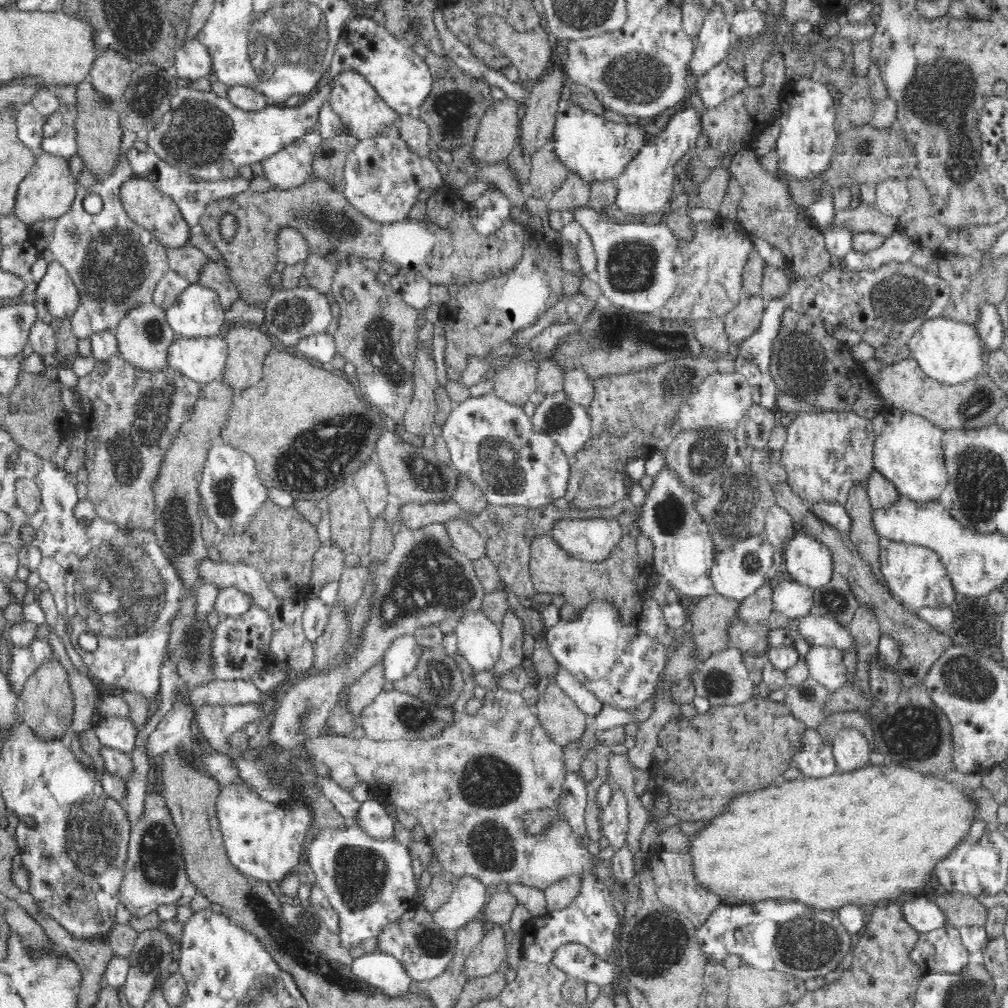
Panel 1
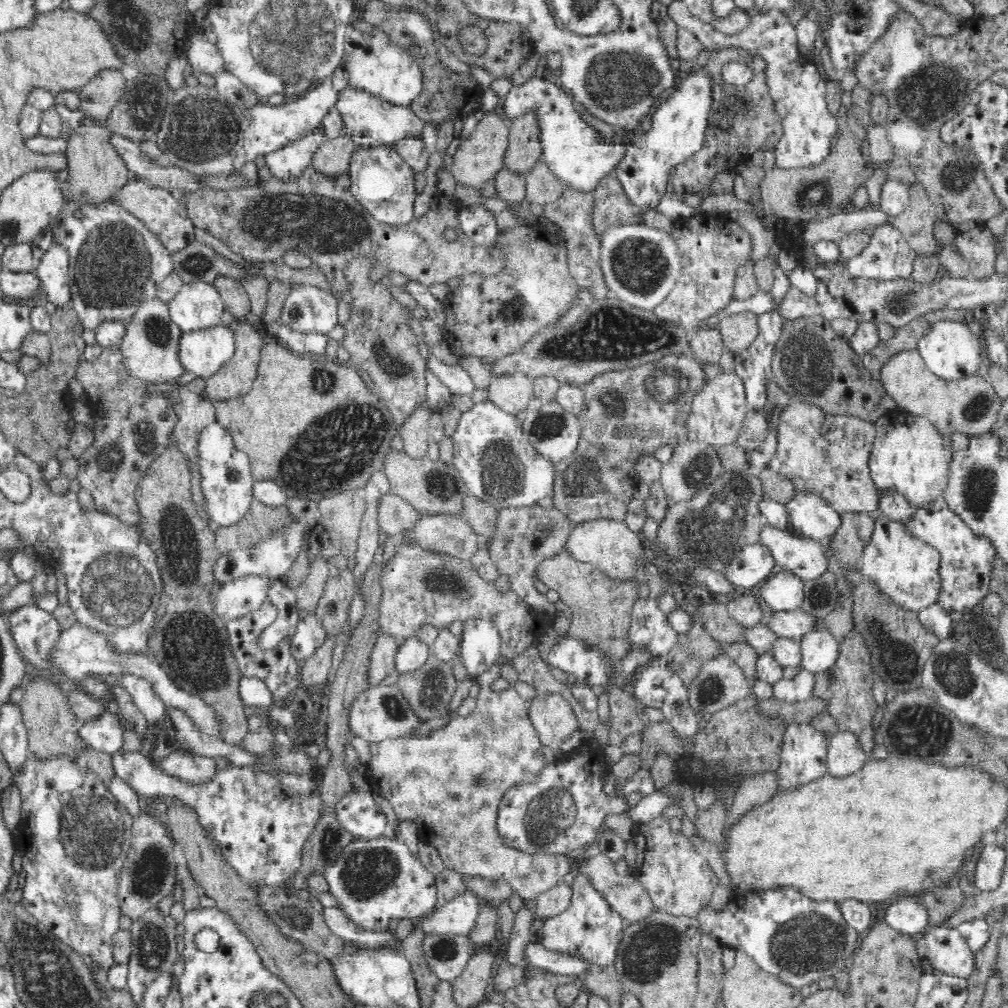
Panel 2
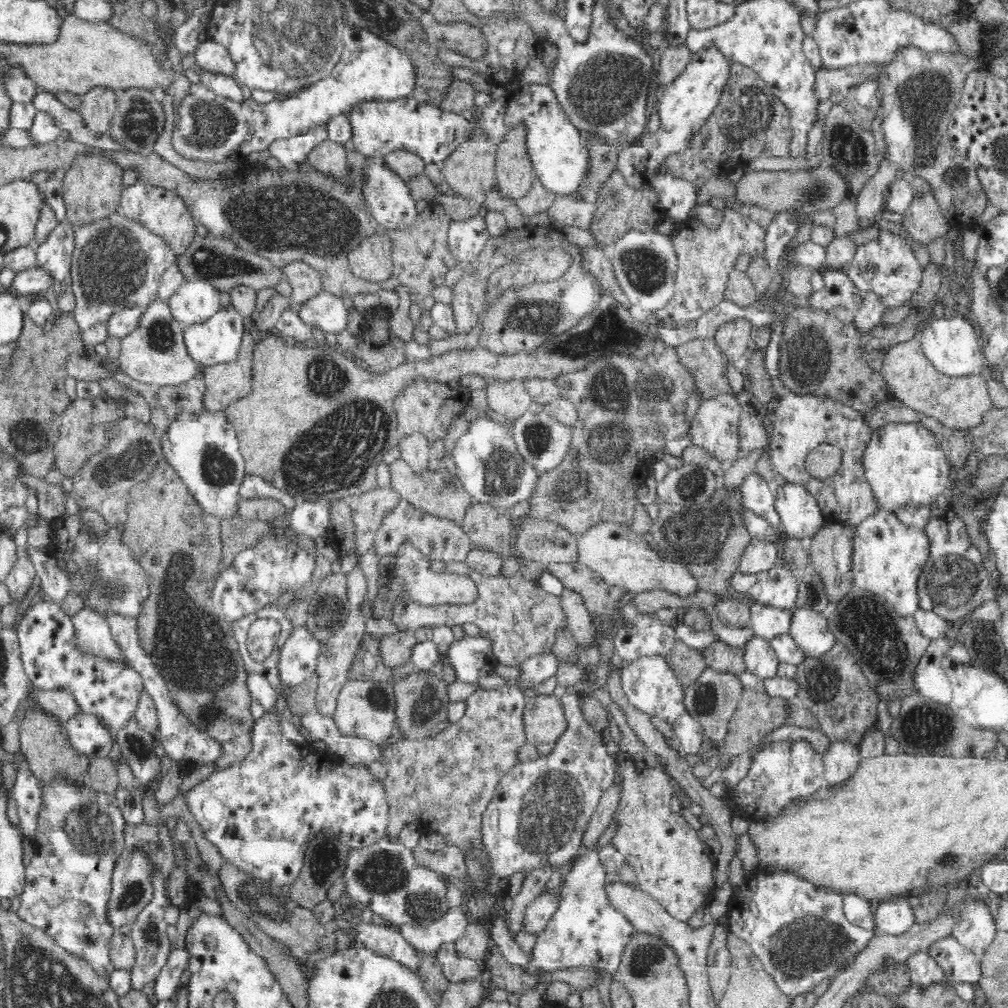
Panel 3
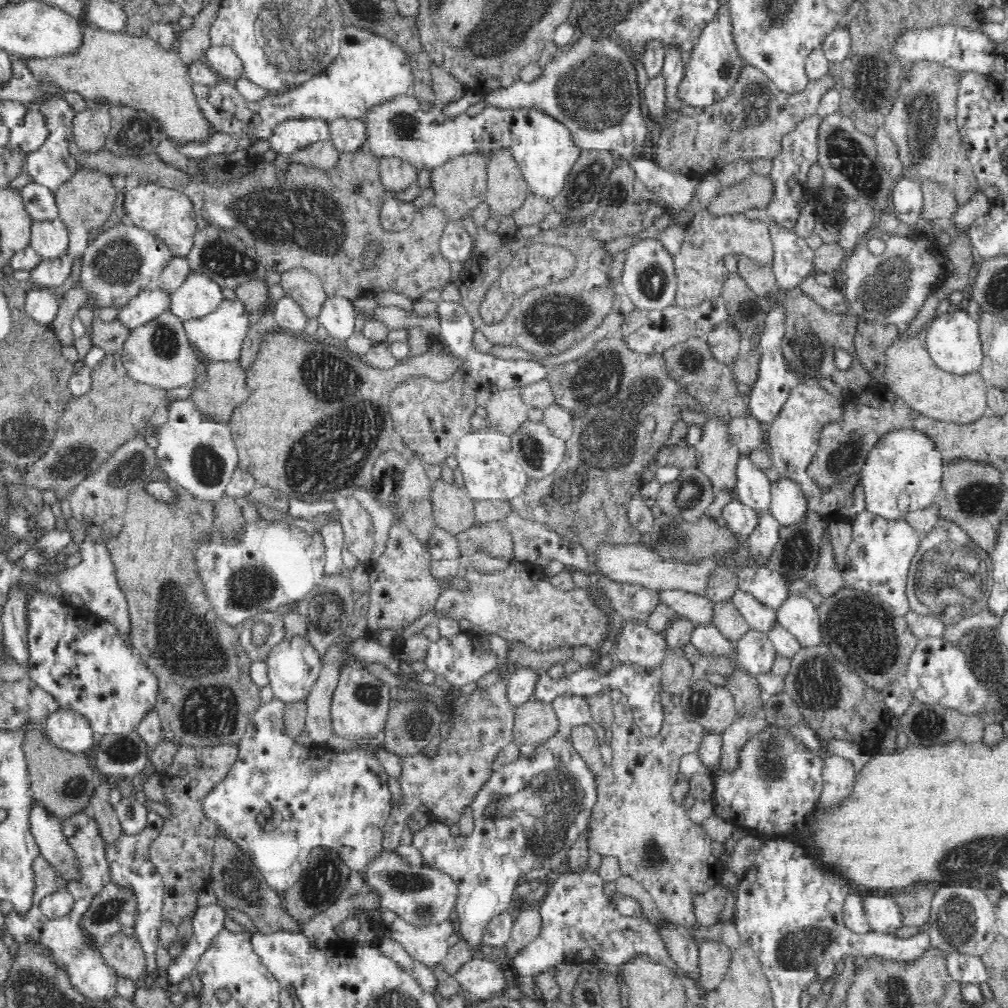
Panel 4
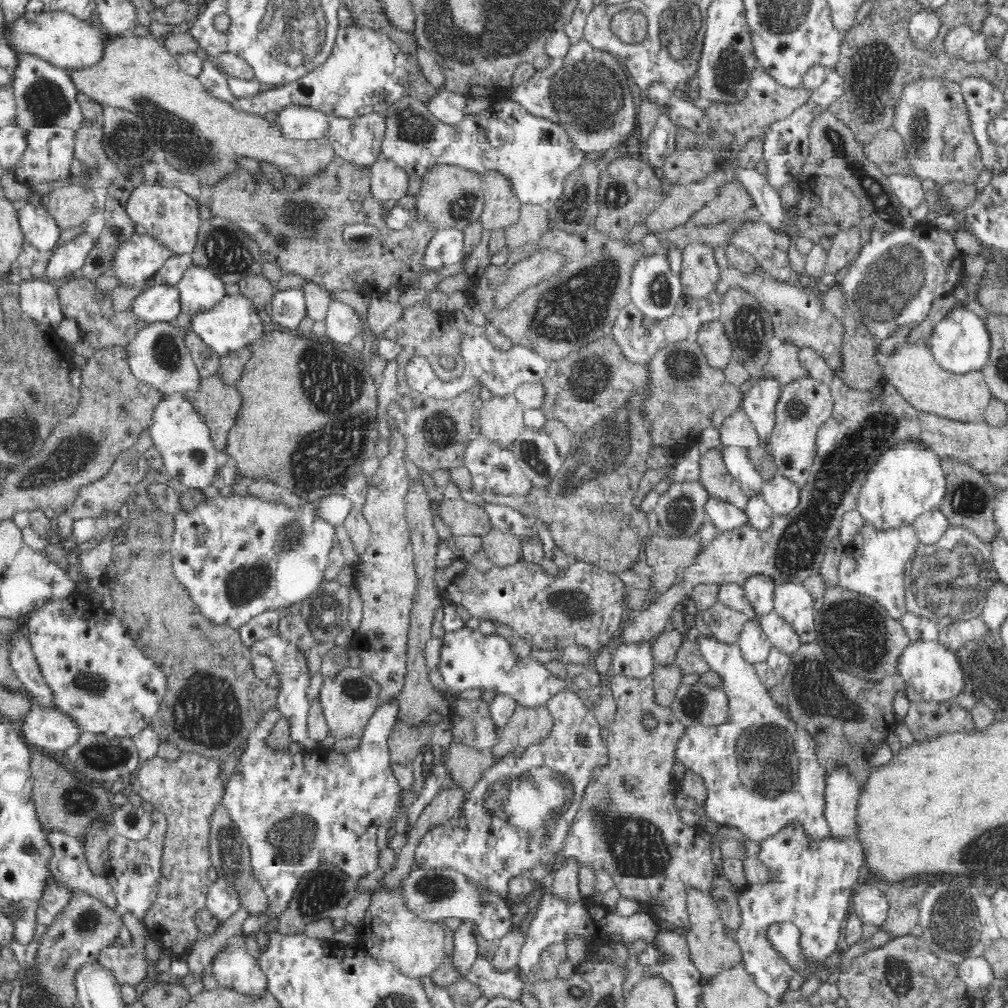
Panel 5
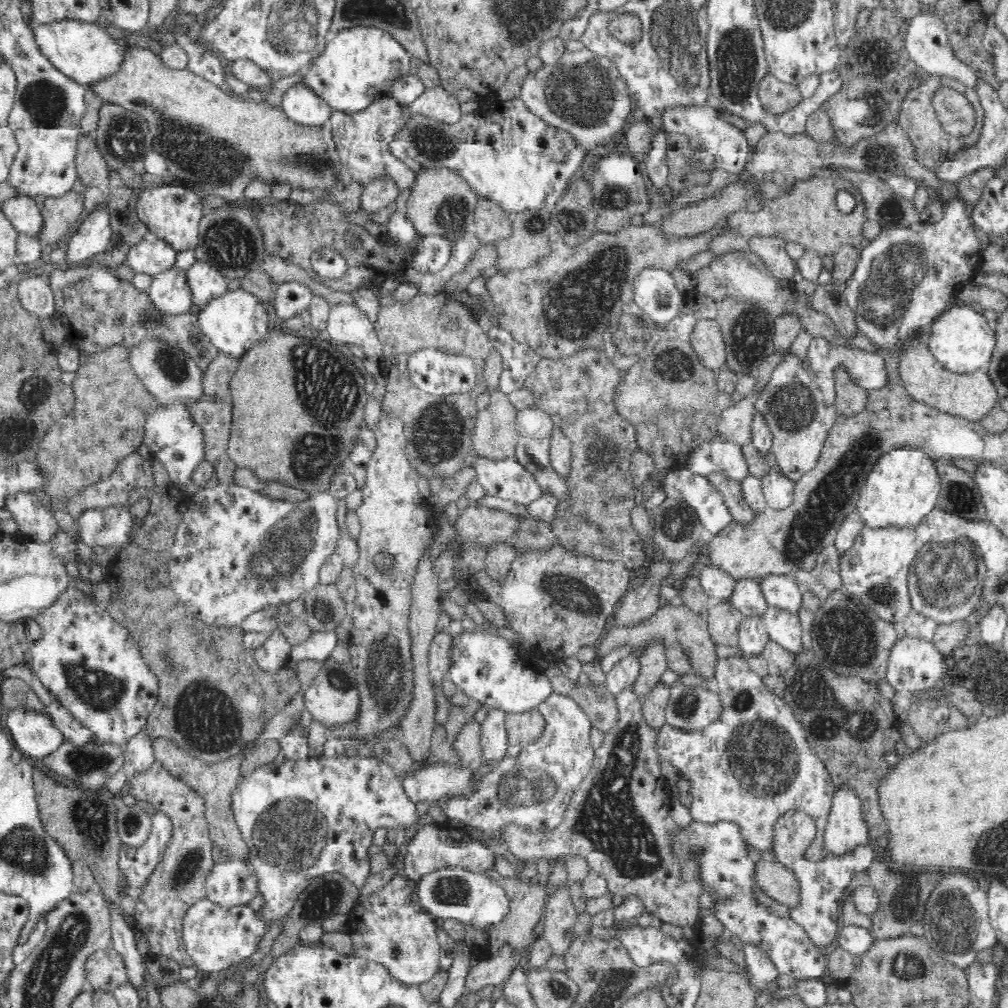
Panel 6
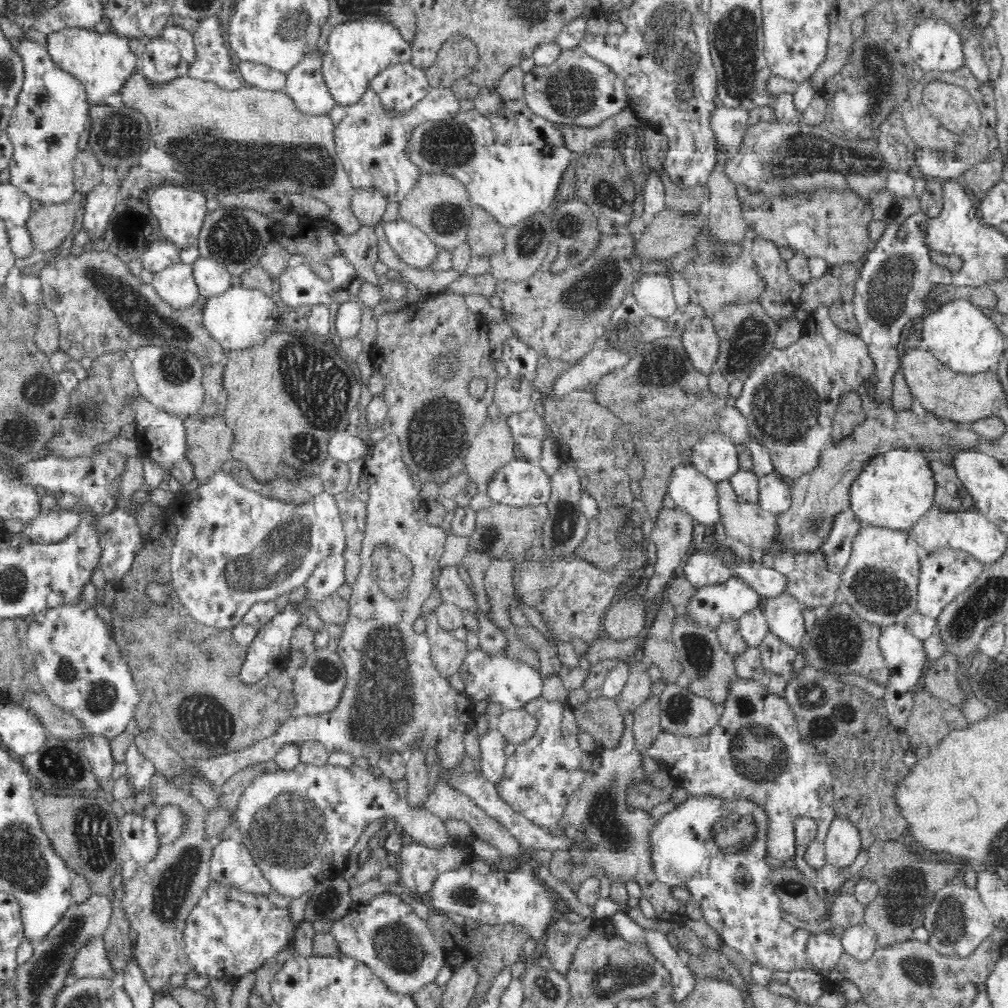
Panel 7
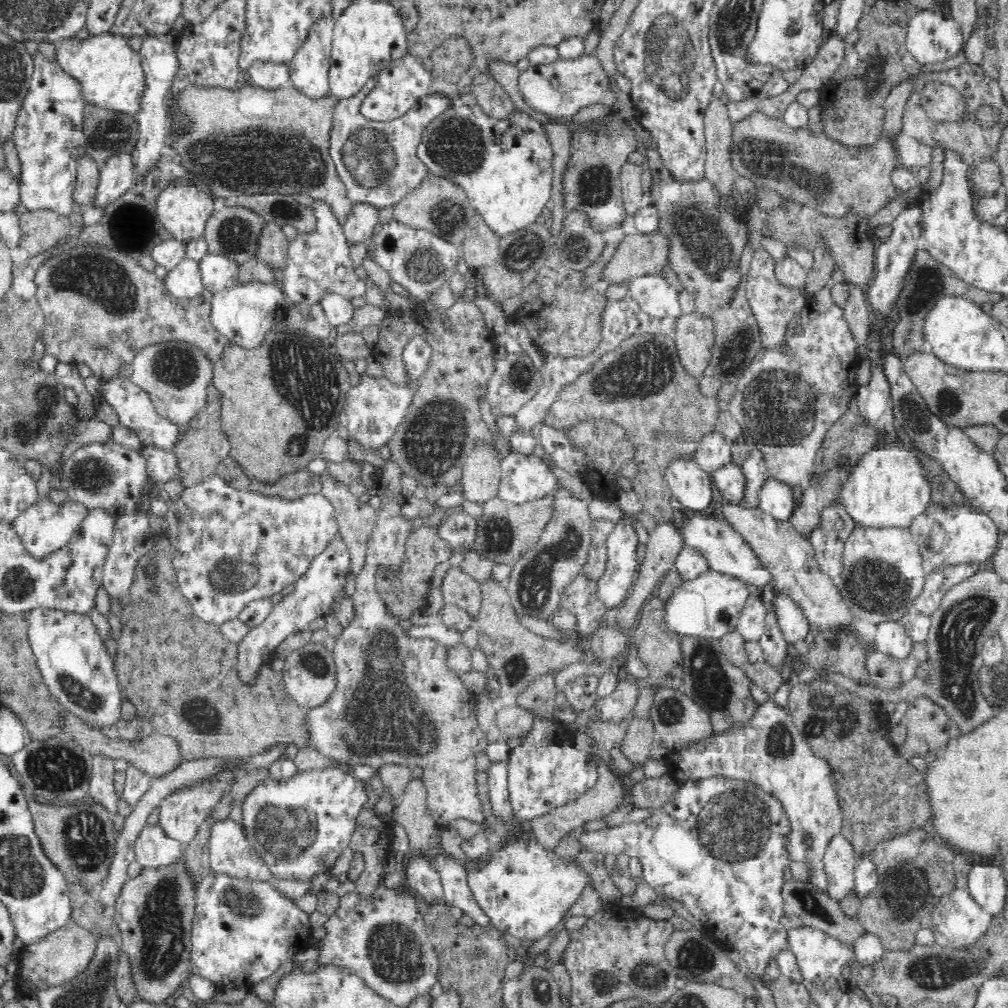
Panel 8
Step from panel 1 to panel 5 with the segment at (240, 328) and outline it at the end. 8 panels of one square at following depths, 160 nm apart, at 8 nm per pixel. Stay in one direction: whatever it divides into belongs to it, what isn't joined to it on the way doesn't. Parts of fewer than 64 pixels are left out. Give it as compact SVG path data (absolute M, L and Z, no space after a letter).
M218 374L201 379L196 392L184 394L199 414L210 426L213 445L219 452L227 450L227 436L240 408L240 393L235 387L226 386Z

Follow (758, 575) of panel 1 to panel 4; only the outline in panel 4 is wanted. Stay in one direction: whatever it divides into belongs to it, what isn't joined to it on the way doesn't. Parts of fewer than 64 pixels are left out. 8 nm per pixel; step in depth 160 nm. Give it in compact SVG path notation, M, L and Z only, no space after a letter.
M769 512L758 513L758 526L748 536L754 558L765 559L778 544L781 525Z

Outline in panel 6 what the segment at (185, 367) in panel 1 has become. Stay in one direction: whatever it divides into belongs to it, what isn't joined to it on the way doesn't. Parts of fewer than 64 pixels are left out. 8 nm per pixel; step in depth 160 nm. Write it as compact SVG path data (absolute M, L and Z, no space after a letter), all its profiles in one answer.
M242 287L229 290L226 294L213 298L200 309L197 317L200 329L219 352L238 358L252 345L260 343L267 336L268 326L270 326L270 314L268 314L264 302Z

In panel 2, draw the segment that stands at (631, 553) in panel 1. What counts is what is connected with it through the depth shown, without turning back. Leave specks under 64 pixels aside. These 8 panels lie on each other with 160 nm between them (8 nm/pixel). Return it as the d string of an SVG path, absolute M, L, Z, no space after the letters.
M567 550L540 562L535 576L549 590L556 591L560 601L570 607L570 628L564 635L581 640L586 648L596 651L604 659L606 667L616 669L629 654L631 607L639 599L638 582L612 582L600 568L572 559Z

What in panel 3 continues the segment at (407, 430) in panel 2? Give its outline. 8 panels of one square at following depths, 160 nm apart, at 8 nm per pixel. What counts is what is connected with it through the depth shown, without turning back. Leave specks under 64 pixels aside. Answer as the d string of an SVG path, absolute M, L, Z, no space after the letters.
M404 433L399 438L400 456L404 459L410 470L418 476L429 470L428 459L430 454L429 440L423 434Z

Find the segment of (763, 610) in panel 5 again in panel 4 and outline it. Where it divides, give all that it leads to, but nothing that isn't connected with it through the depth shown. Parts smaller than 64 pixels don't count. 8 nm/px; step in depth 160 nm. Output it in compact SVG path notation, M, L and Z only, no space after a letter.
M746 567L738 572L738 580L742 591L752 594L753 598L772 610L788 598L788 584L775 570Z

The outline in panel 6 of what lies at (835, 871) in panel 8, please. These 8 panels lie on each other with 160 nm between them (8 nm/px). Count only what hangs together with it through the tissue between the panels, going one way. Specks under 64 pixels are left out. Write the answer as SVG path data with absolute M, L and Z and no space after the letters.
M842 786L834 794L824 844L832 856L838 857L852 852L857 846L870 844L860 800L847 786Z

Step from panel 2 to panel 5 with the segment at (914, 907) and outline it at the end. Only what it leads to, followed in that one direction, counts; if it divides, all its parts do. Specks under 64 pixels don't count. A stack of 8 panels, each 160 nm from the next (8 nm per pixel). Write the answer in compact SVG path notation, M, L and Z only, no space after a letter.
M859 883L851 895L850 910L862 922L880 926L887 917L889 902L887 897L875 886Z

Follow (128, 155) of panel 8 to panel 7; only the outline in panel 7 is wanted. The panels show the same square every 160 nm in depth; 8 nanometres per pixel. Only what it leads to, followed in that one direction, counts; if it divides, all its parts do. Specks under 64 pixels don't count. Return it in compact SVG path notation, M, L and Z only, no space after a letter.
M116 176L112 182L100 182L86 198L86 212L82 226L88 232L89 242L98 241L104 237L105 226L114 206L116 206L116 194L120 192L120 178Z

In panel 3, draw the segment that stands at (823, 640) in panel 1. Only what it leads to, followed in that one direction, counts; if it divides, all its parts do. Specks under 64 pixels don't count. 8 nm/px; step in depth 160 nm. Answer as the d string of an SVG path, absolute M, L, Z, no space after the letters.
M757 601L747 605L749 612L749 626L754 635L766 640L788 633L790 624L790 609L781 609L772 605L763 605Z

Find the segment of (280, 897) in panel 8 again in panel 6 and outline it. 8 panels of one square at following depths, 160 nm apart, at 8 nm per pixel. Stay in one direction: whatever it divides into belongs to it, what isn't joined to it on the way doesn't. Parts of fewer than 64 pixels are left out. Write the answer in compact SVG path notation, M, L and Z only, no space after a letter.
M208 898L195 902L186 911L182 921L182 942L193 961L193 967L213 976L221 976L230 968L241 970L244 962L258 950L260 940L269 931L262 910L250 908L248 903L227 907Z

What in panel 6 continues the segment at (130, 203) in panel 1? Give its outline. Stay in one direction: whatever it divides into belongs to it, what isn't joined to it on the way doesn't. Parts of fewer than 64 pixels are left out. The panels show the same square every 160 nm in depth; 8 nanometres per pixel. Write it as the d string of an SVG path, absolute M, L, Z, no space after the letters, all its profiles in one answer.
M160 186L149 188L138 196L136 216L144 222L152 238L162 239L177 252L194 250L199 238L199 224L202 220L203 198L198 193L182 186Z

